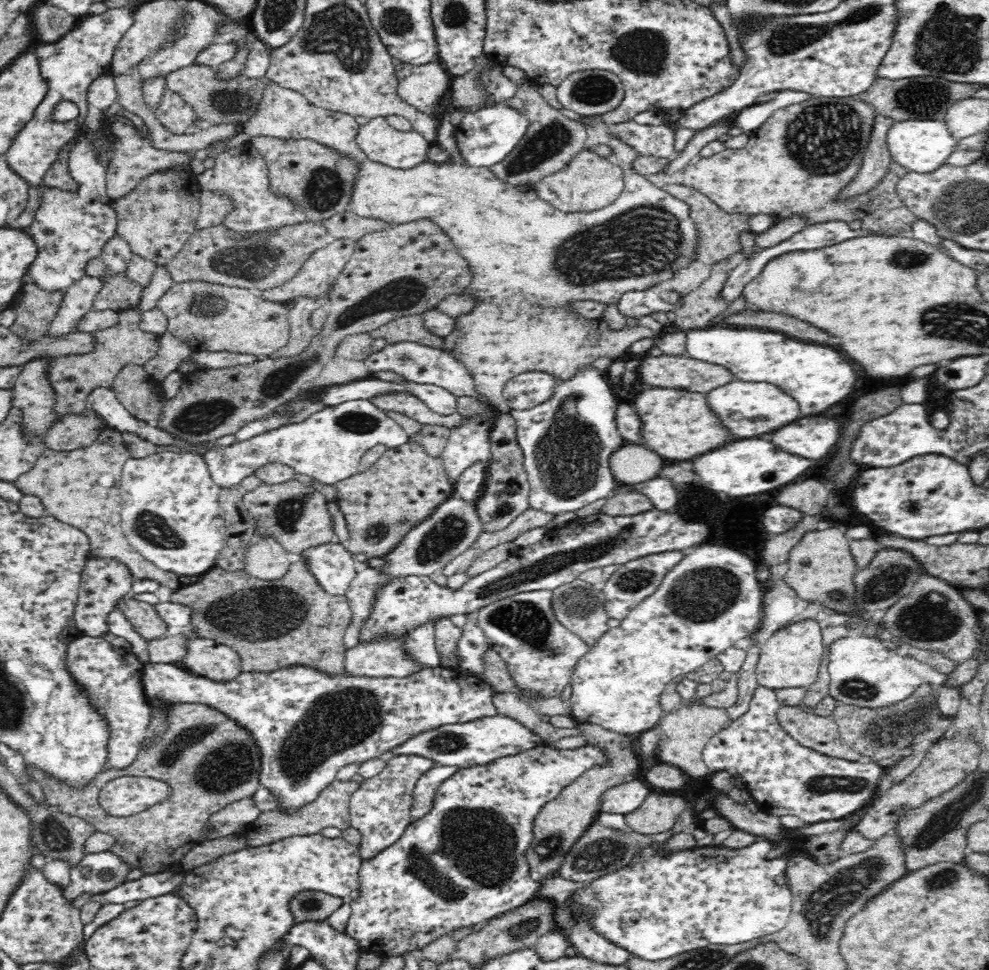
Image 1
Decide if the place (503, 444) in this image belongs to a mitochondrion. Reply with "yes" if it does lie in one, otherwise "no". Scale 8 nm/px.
no

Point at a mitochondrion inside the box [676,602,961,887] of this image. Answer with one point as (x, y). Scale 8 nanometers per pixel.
(890, 729)

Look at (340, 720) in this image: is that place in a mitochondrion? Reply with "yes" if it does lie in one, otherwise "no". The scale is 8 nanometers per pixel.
yes

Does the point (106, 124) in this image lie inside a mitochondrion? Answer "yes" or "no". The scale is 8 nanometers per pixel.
no

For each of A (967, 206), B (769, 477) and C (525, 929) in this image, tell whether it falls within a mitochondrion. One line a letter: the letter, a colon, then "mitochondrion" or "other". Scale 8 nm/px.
A: mitochondrion
B: other
C: mitochondrion

